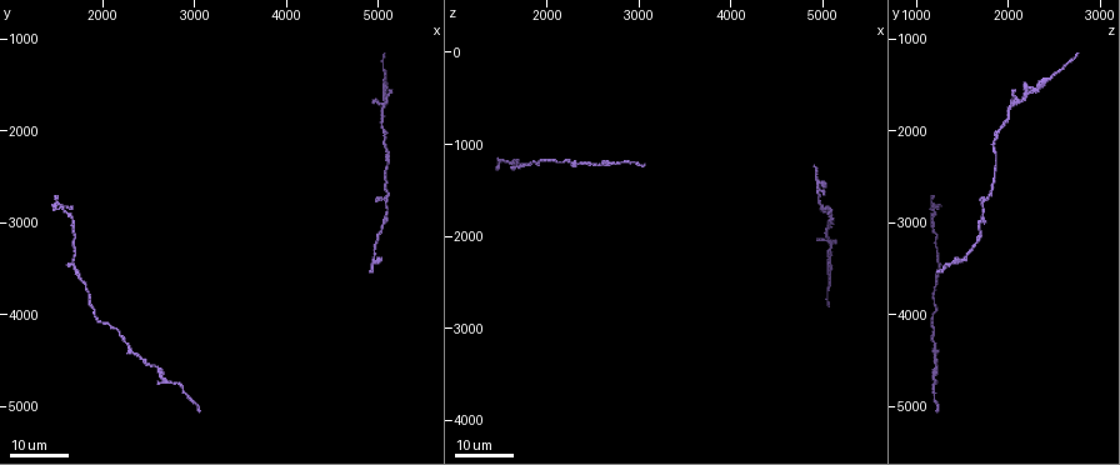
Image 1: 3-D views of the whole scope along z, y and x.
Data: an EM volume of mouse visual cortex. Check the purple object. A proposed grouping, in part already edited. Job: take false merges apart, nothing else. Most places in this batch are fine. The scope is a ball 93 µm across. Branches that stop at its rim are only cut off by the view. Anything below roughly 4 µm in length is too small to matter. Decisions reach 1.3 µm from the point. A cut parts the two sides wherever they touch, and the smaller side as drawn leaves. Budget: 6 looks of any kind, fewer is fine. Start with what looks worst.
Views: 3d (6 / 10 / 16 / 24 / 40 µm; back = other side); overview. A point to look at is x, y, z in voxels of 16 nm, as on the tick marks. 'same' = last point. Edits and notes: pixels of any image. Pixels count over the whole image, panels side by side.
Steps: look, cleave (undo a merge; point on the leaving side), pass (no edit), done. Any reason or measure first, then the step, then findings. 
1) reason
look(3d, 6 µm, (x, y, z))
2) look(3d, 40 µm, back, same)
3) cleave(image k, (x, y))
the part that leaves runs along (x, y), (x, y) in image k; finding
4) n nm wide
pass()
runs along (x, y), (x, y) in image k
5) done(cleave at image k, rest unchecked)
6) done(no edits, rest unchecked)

three-way junction
look(3d, 24 µm, (1600, 2850, 1200))

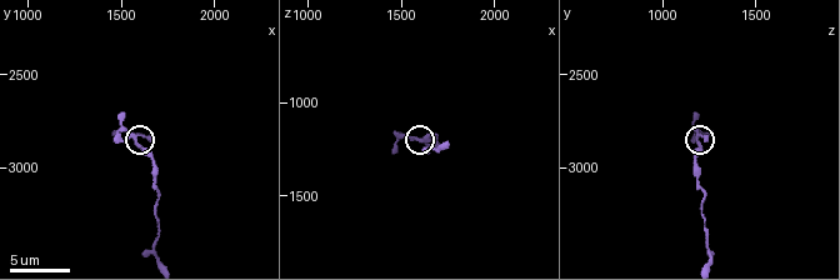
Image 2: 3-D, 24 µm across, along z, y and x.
look(3d, 10 µm, (1580, 2840, 1200))

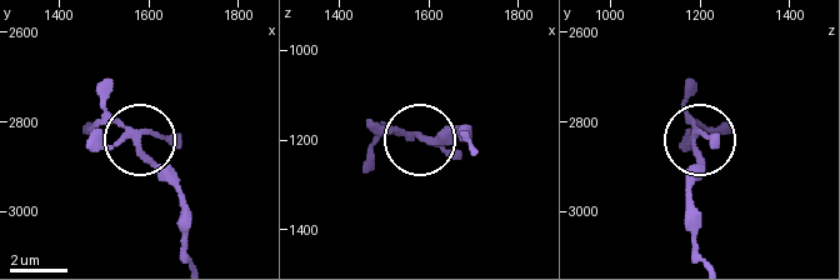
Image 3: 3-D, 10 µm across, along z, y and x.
3 arms
pass()
one neuron here

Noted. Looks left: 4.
two arms in line, one across
look(3d, 24 µm, (2650, 4750, 1200))

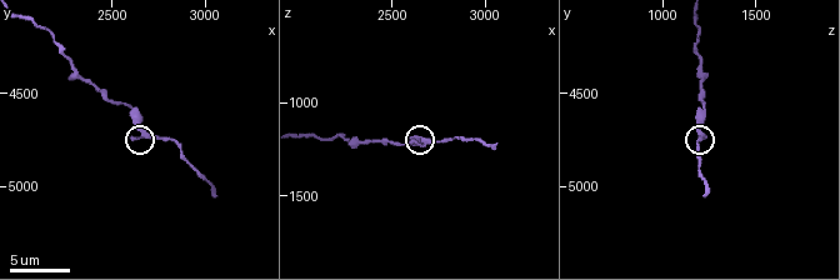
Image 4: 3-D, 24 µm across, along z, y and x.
look(3d, 6 µm, (2680, 4720, 1220))

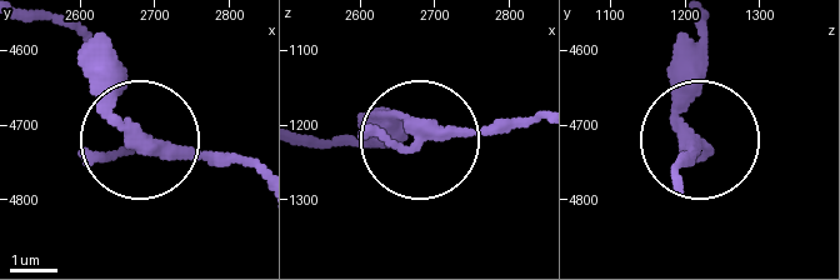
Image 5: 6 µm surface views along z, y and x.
pass()
all the same neuron

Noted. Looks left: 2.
three arms meet
look(3d, 6 µm, (1680, 3460, 1260))

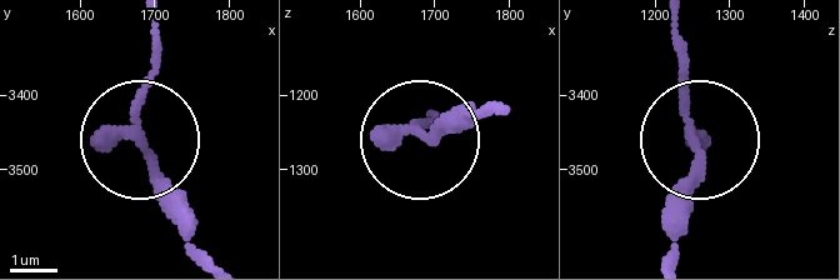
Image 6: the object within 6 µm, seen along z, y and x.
3 arms
pass()
runs along (203, 249), (135, 118), (159, 21) in image 6; one neuron here

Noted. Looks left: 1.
done(no edits, rest unchecked)

